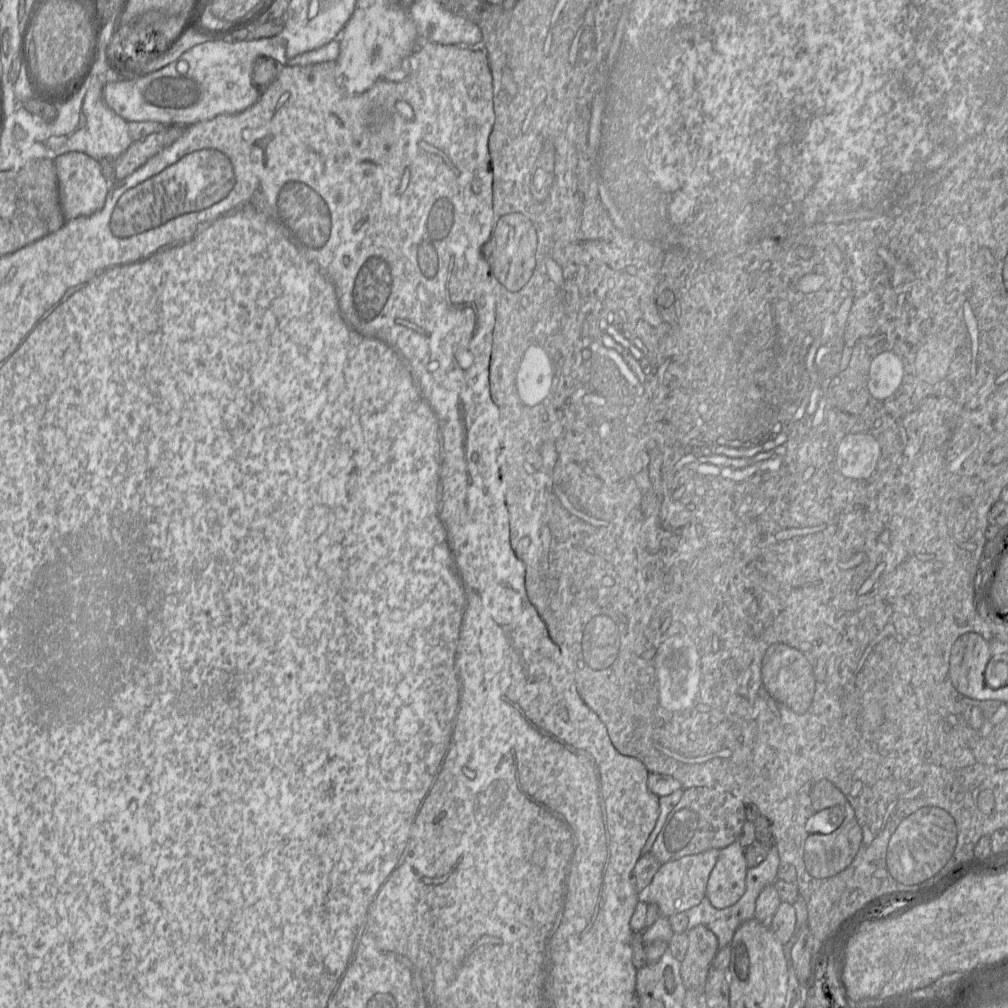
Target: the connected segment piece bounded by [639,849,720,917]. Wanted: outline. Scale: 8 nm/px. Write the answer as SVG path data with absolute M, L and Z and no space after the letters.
M709 849L699 854L684 856L661 864L649 886L639 895L639 900L647 904L657 904L661 915L665 917L686 912L699 905L706 897L707 882L716 864L719 851L718 849Z

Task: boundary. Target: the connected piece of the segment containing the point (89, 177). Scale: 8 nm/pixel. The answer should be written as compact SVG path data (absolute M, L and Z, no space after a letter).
M70 151L54 159L54 164L65 223L80 216L92 215L103 208L111 184L105 178L97 160L83 152Z

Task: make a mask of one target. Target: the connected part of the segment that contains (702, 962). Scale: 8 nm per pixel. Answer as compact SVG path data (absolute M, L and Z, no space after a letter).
M698 925L686 932L689 946L681 961L684 986L691 992L705 992L709 969L720 950L717 936L705 925Z

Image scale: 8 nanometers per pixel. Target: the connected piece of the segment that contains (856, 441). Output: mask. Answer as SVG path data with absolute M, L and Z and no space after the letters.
M853 433L840 442L836 456L836 469L847 478L868 478L877 466L880 446L868 433Z

